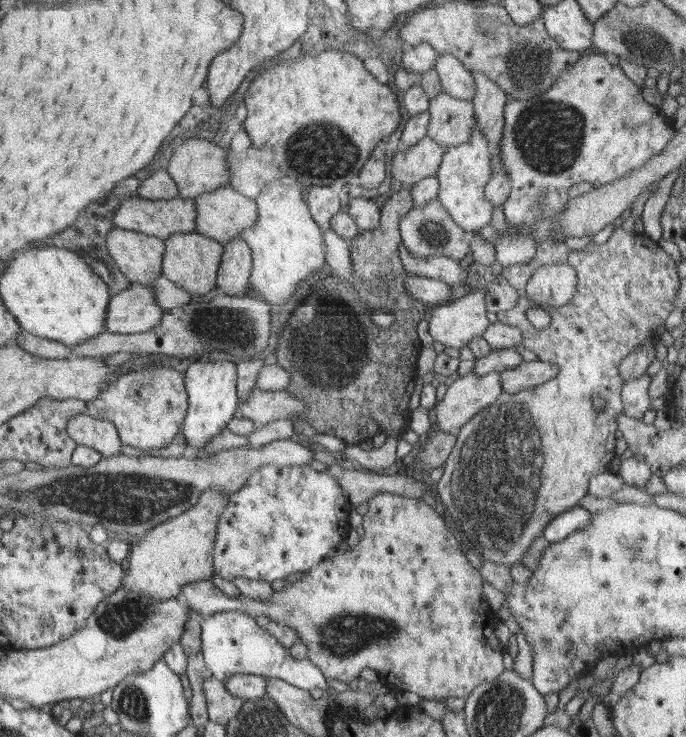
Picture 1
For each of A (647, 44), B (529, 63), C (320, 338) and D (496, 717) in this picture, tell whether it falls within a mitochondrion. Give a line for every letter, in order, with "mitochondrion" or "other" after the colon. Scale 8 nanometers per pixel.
A: mitochondrion
B: mitochondrion
C: mitochondrion
D: mitochondrion

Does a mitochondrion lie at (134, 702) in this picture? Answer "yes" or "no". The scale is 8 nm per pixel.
yes

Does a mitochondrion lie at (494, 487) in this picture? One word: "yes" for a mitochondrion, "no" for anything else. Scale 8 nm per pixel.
yes

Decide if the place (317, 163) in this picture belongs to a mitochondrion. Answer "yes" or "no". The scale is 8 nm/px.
yes

